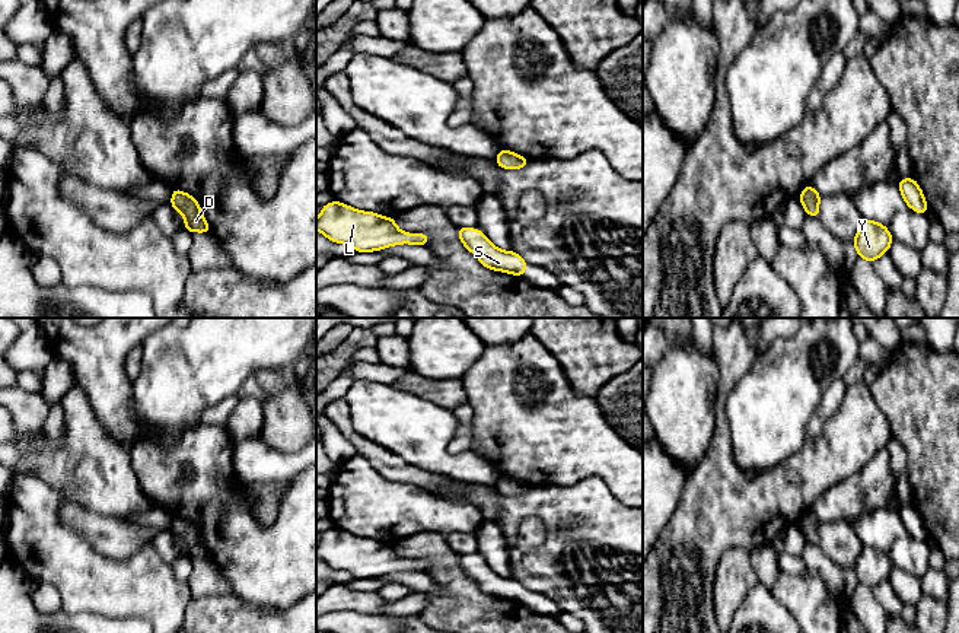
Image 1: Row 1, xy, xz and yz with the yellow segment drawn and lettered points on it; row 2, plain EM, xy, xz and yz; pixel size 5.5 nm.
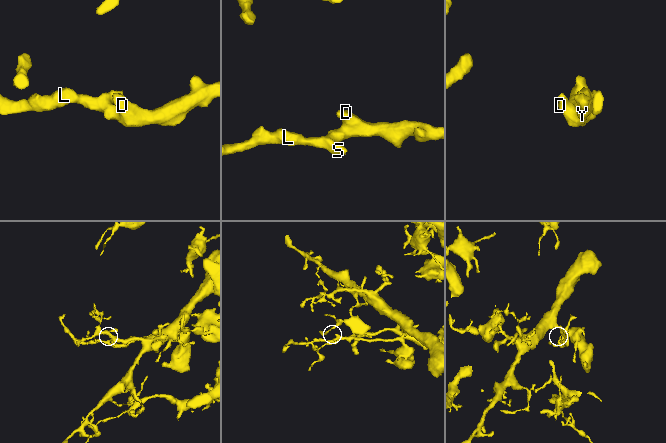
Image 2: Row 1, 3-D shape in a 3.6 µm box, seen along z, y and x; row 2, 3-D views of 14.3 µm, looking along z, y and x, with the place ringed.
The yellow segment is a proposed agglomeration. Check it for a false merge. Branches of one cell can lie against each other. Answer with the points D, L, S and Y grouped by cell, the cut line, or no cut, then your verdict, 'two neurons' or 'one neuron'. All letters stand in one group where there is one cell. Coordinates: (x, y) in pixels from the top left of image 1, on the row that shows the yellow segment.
D L S Y; no cut; one neuron

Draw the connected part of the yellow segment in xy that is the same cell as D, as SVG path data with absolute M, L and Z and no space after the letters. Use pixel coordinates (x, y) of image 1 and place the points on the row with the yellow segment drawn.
M172 188L171 206L172 206L172 209L175 209L184 214L187 232L211 233L211 229L207 225L207 222L201 213L198 201L192 195L189 195L181 190Z

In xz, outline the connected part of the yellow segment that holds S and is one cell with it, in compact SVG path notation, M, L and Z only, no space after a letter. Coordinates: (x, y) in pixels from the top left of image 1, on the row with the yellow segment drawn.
M458 228L458 236L484 267L523 277L528 263L516 252L498 249L475 228Z

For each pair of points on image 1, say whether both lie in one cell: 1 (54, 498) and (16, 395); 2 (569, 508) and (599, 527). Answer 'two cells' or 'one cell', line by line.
1: two cells
2: one cell

